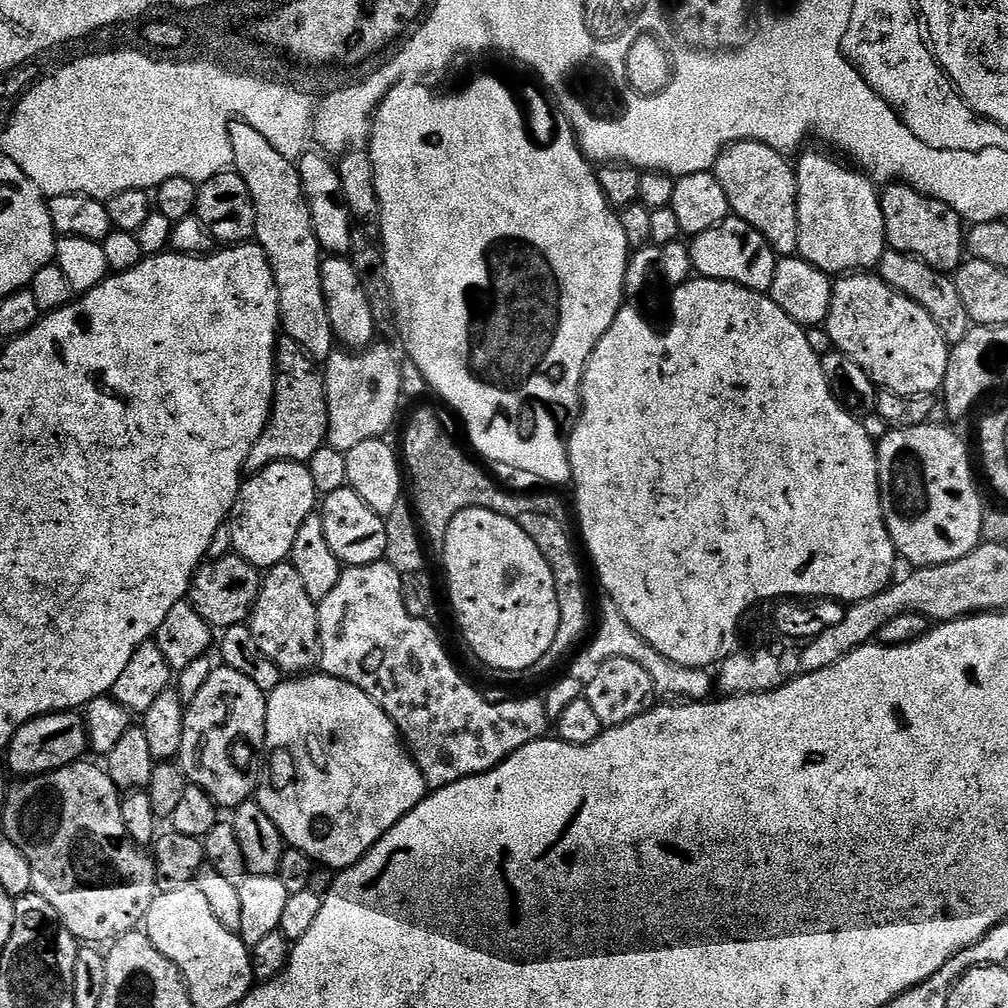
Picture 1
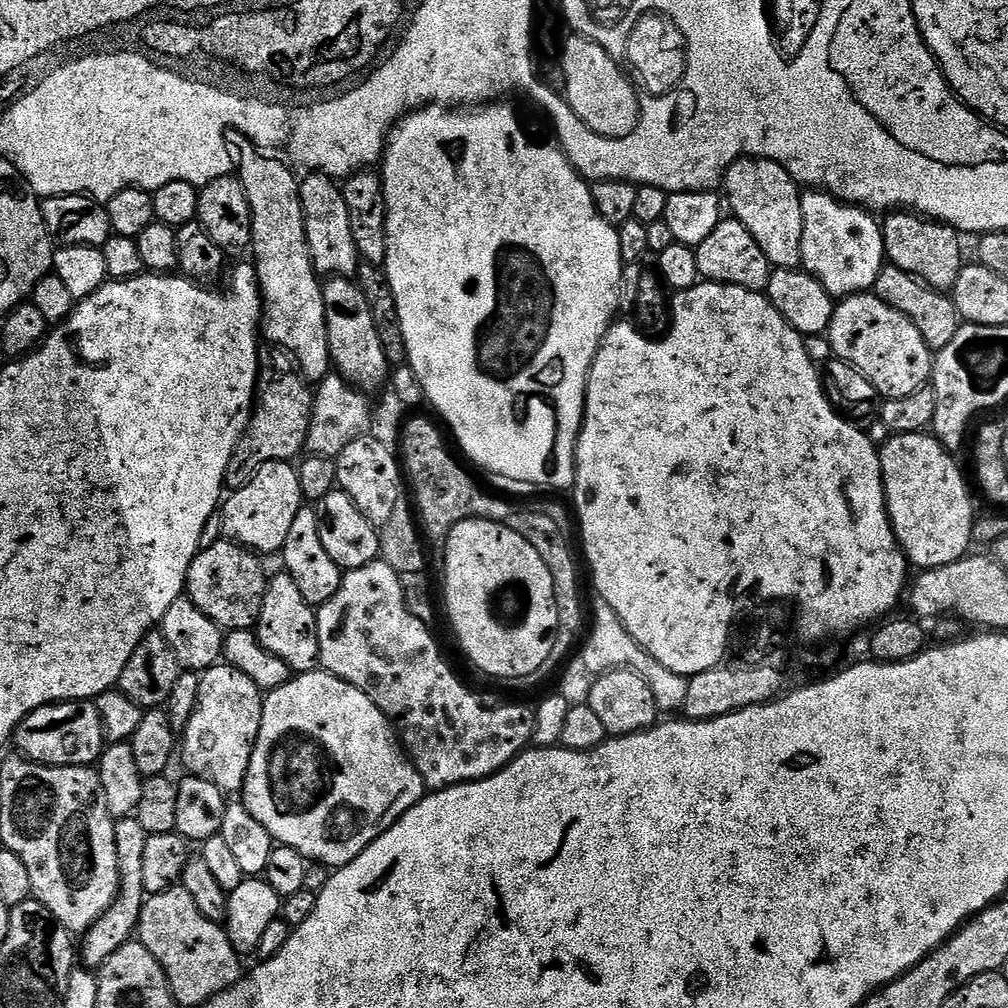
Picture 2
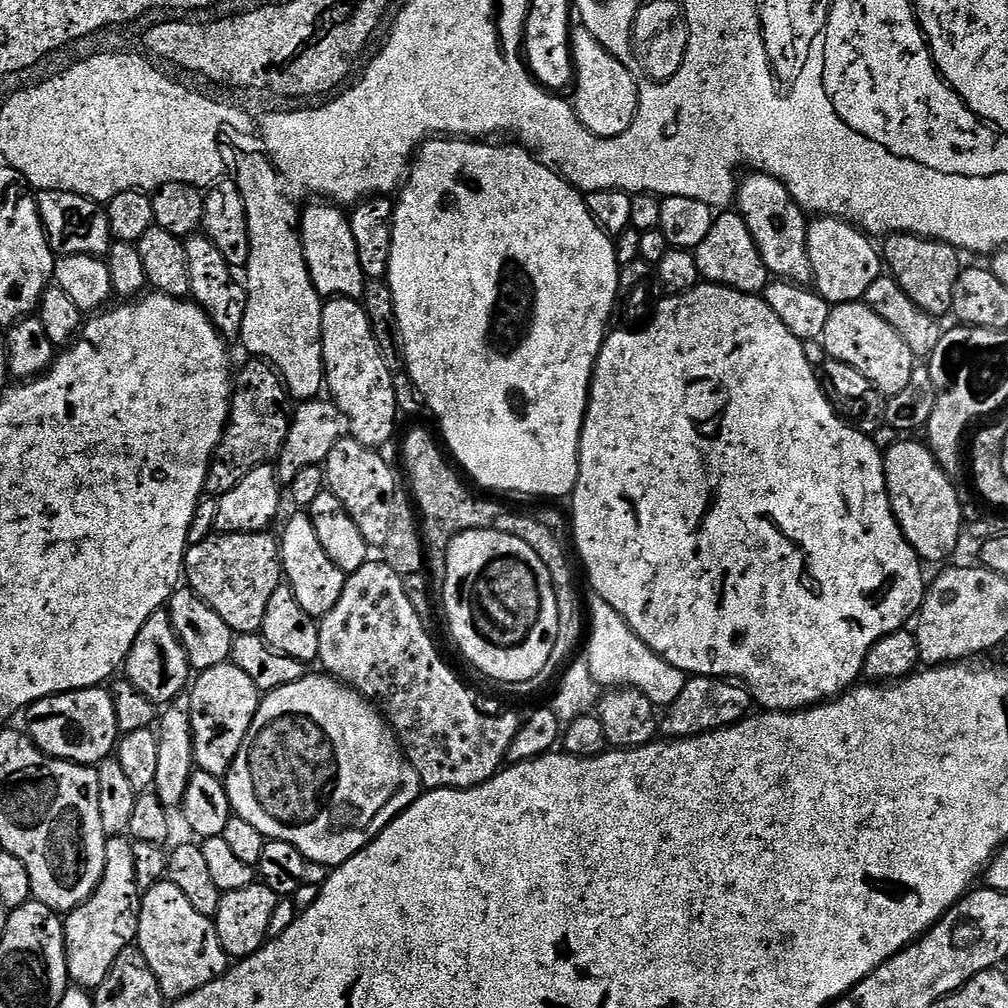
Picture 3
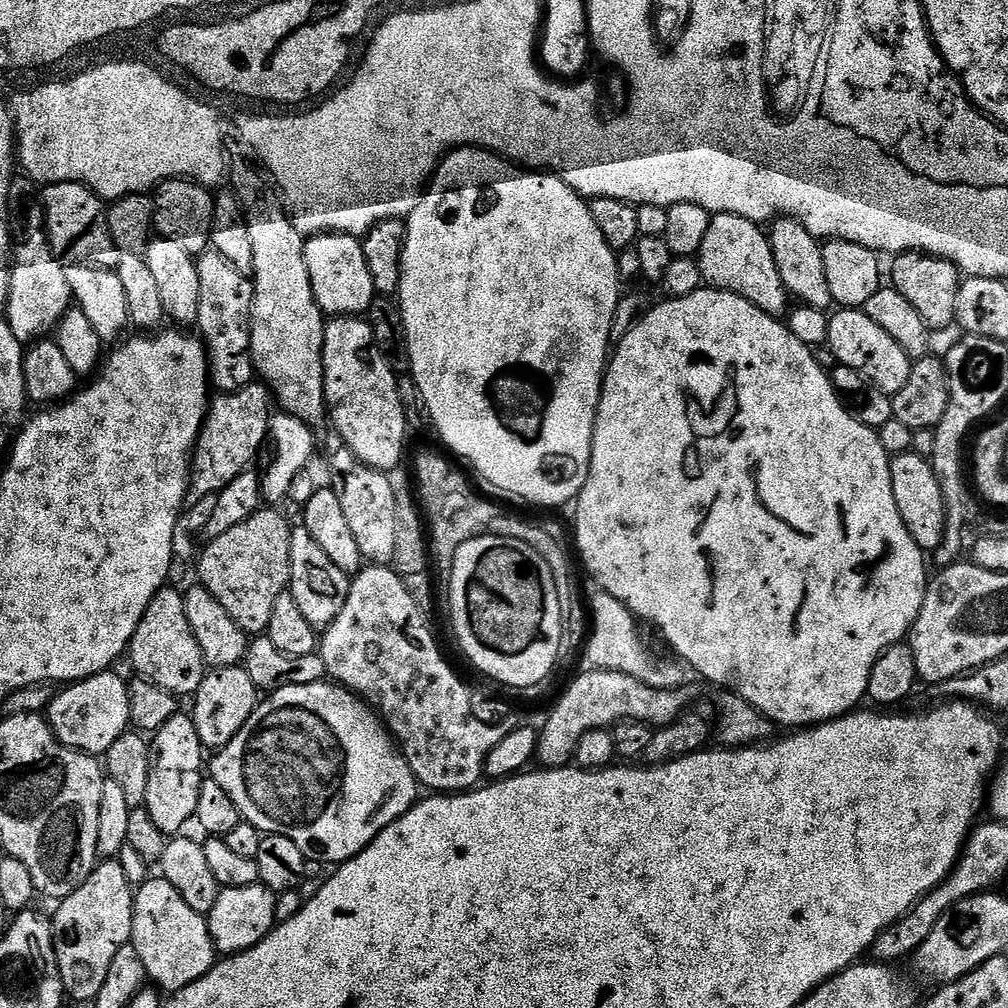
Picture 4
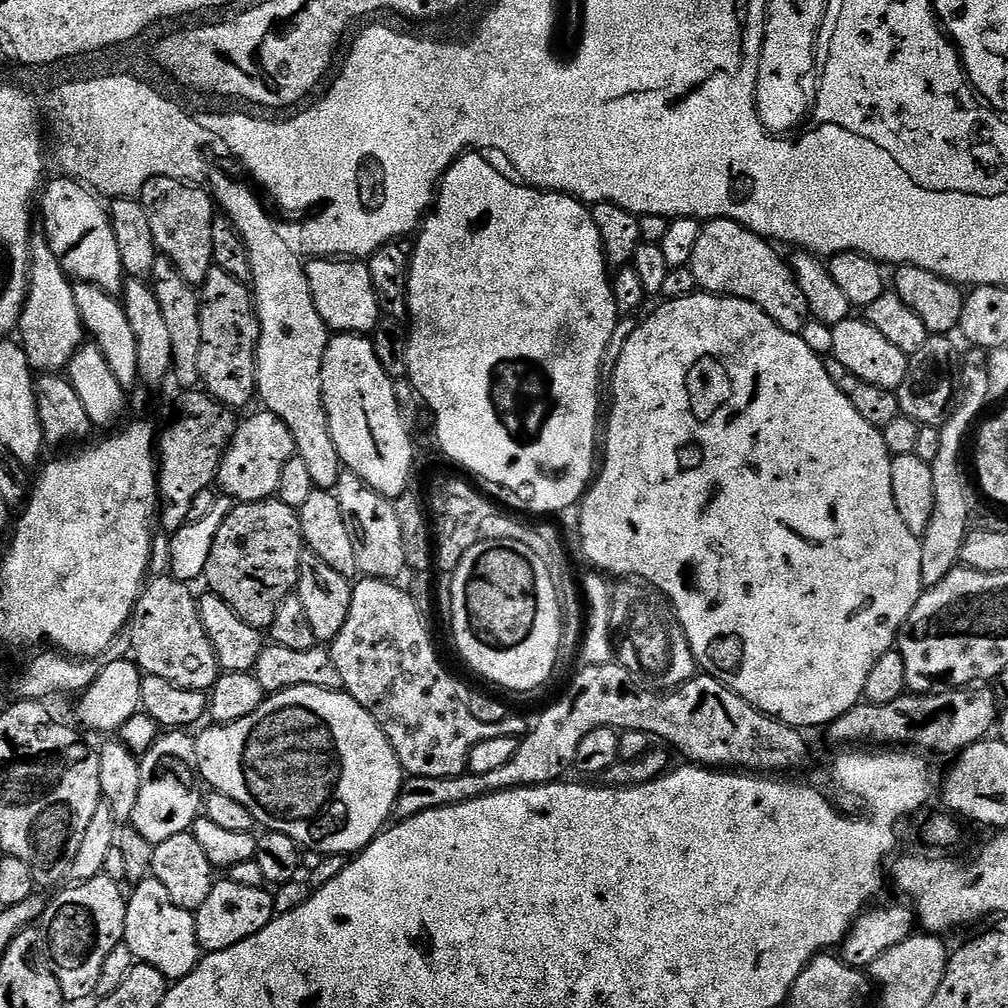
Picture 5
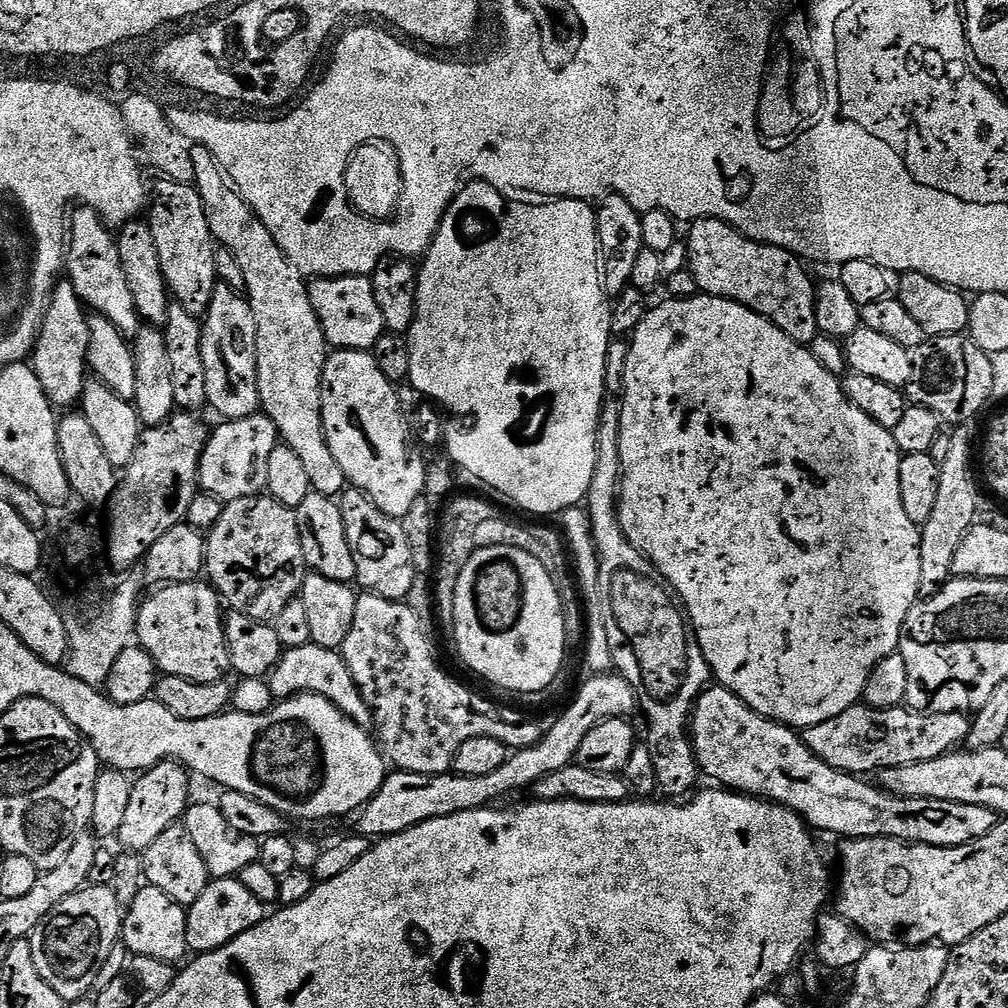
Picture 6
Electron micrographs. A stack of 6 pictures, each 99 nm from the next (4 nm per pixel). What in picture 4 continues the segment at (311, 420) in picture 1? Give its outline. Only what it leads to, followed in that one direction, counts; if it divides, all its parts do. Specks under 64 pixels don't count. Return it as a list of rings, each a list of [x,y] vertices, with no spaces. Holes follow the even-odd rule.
[[[253,382],[237,392],[217,395],[211,401],[192,464],[190,496],[193,501],[219,496],[234,478],[253,467],[252,459],[259,454],[264,440],[266,444],[269,439],[273,415],[274,397],[263,382]]]

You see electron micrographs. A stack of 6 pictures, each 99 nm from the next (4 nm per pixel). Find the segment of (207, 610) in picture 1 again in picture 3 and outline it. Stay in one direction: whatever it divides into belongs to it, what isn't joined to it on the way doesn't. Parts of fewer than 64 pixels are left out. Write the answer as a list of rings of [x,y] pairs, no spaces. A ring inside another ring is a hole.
[[[262,532],[213,534],[191,545],[184,554],[183,575],[191,588],[234,634],[259,633],[266,606],[282,582],[280,545],[275,535]]]

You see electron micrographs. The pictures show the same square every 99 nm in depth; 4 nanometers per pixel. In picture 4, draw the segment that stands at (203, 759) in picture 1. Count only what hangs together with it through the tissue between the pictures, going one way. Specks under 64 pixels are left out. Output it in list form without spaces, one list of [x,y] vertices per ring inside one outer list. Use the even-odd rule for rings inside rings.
[[[243,666],[235,668],[214,668],[205,671],[202,686],[198,686],[196,695],[191,697],[190,715],[198,730],[200,743],[208,750],[219,750],[246,726],[246,718],[254,714],[258,703],[258,689],[250,682],[250,674],[246,674]]]

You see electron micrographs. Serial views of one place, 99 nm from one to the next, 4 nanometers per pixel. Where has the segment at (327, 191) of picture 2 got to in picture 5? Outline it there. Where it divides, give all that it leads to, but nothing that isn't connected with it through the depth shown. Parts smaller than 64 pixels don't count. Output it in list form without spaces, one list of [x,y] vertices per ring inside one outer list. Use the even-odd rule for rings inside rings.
[[[312,258],[304,273],[310,282],[310,294],[322,322],[333,333],[371,334],[381,323],[382,313],[370,282],[370,270],[360,258]]]

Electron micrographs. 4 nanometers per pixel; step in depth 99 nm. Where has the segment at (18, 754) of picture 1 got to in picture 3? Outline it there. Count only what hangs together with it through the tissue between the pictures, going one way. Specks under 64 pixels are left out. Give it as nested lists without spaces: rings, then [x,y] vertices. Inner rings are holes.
[[[107,687],[83,688],[47,696],[26,710],[26,731],[47,756],[69,760],[75,764],[98,766],[113,755],[121,735],[118,718],[114,714],[112,693]]]

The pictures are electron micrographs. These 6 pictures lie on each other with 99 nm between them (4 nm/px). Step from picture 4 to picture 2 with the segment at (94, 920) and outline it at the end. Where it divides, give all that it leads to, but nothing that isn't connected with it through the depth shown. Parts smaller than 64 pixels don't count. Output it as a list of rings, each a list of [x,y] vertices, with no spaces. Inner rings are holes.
[[[135,815],[122,816],[116,820],[114,830],[114,842],[118,846],[118,858],[120,859],[120,874],[122,883],[120,894],[116,897],[116,903],[96,924],[83,933],[84,945],[79,945],[78,956],[87,967],[96,970],[101,964],[114,954],[114,950],[129,943],[137,935],[140,926],[140,911],[144,909],[146,893],[143,886],[142,870],[145,865],[145,847],[148,840],[148,832],[142,830],[142,822],[138,822]]]

